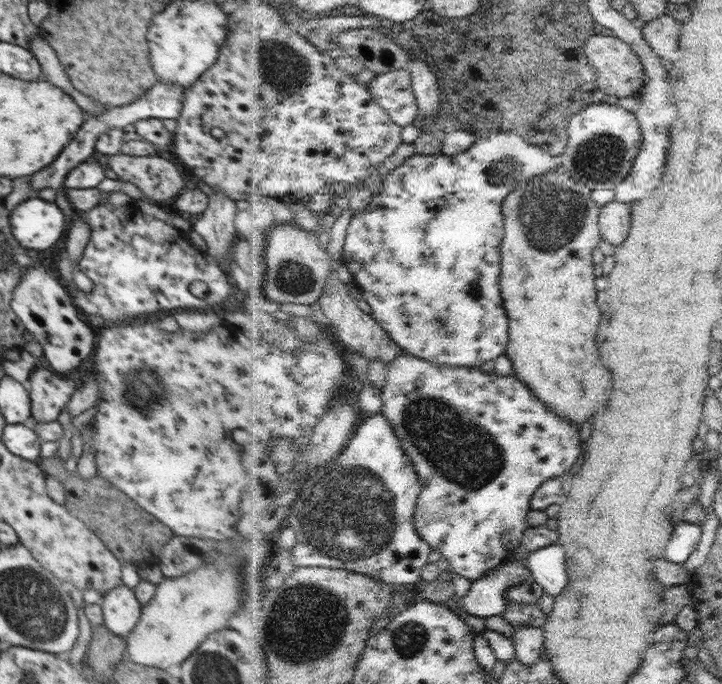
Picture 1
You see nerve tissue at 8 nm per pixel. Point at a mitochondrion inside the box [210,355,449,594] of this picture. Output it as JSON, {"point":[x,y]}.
{"point":[348,513]}

